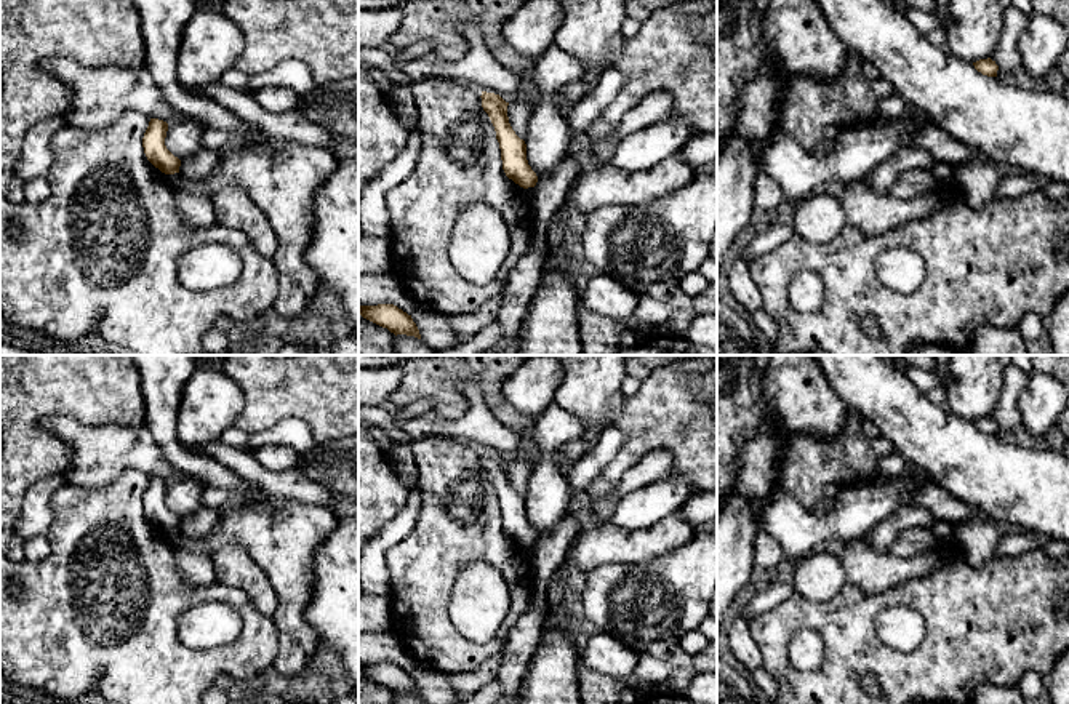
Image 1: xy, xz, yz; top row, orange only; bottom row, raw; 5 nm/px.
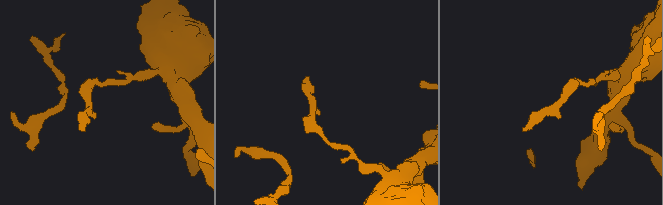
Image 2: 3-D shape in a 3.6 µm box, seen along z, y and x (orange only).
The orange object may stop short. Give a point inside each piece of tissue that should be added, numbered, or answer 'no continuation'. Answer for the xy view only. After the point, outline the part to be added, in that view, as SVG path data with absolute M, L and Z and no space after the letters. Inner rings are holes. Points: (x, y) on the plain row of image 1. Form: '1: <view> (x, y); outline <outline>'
no continuation

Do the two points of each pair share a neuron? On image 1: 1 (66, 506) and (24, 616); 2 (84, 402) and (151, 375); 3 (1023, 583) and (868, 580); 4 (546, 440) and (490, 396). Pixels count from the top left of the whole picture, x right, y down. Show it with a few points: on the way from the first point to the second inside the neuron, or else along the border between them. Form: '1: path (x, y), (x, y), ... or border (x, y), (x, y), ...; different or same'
1: path (66, 533), (66, 575), (52, 589); same
2: border (138, 372), (146, 416); different
3: border (940, 565), (887, 591), (869, 594); different
4: border (535, 418), (532, 426); different

